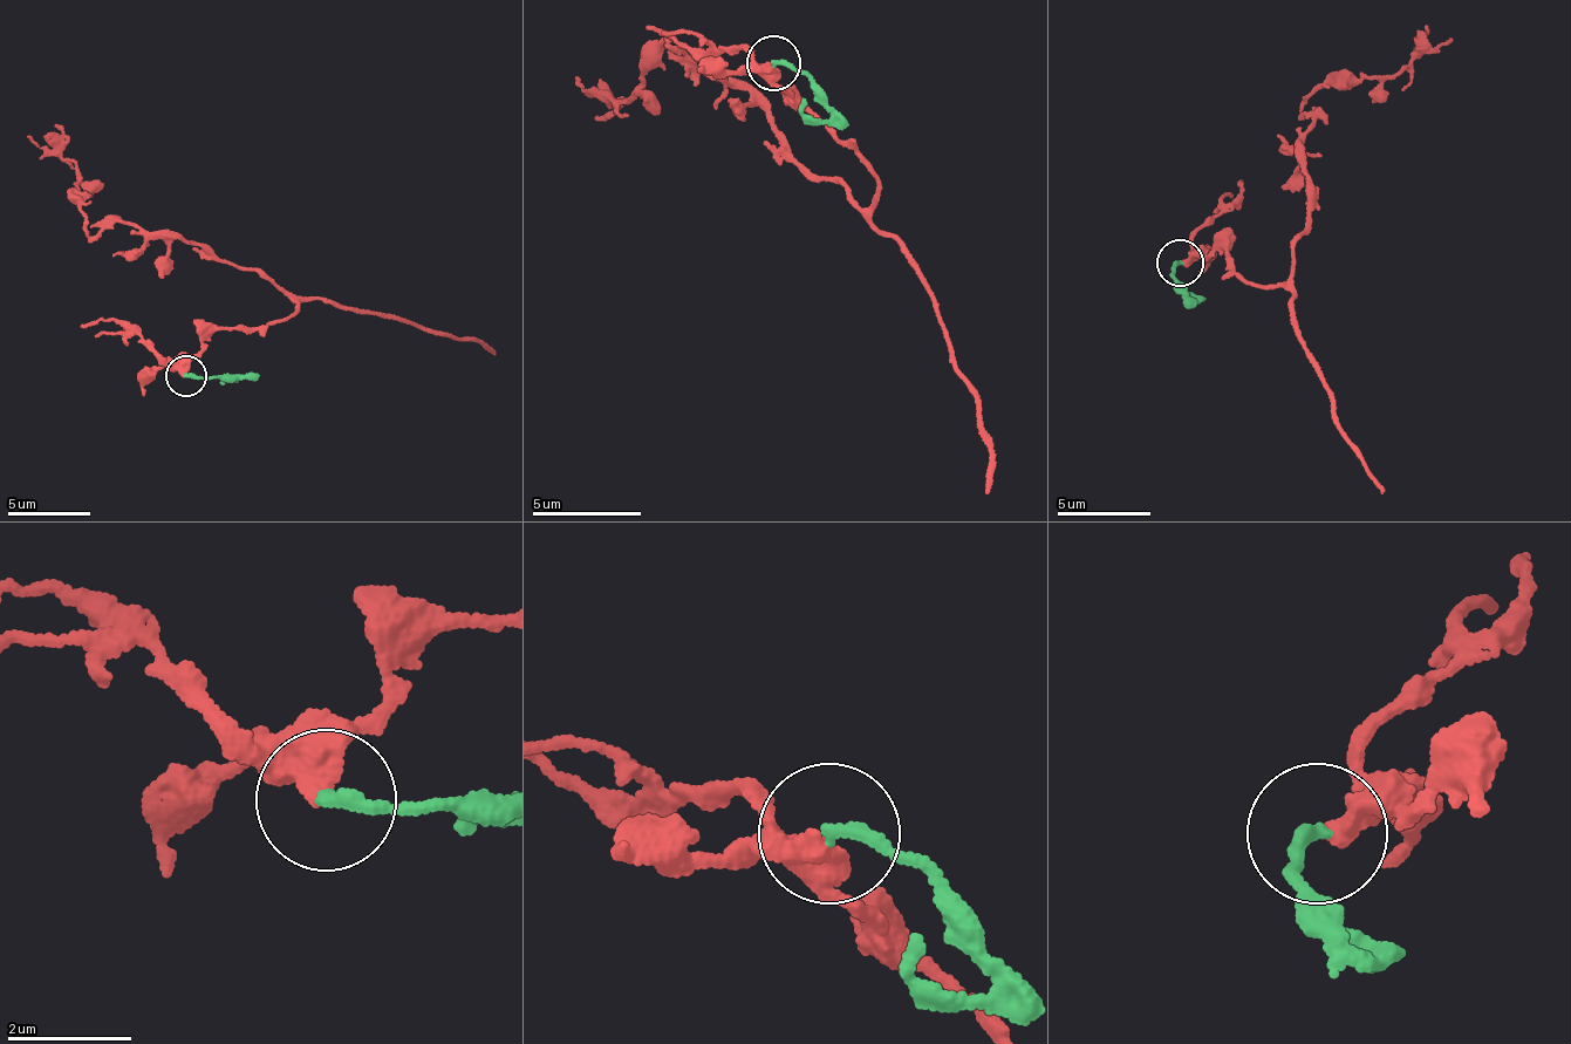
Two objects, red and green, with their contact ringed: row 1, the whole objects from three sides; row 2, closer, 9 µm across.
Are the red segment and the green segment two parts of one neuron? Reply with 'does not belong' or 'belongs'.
does not belong

